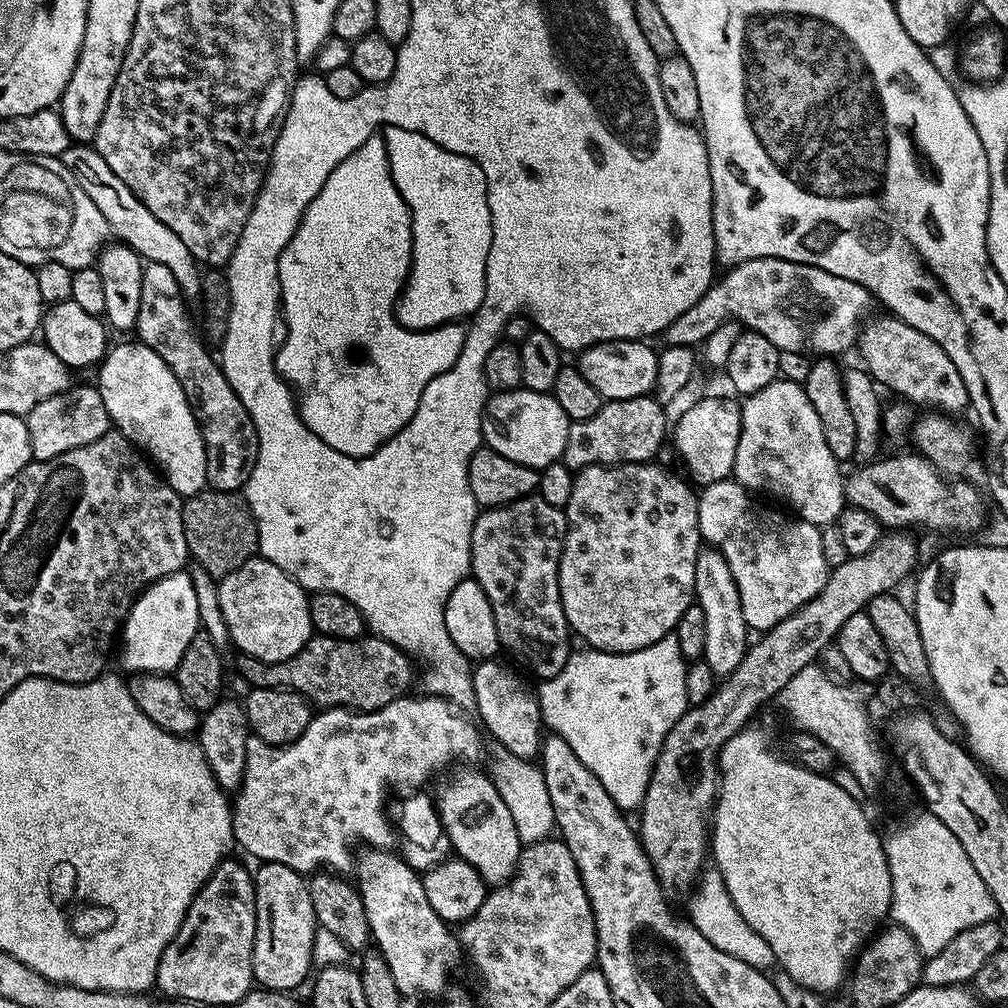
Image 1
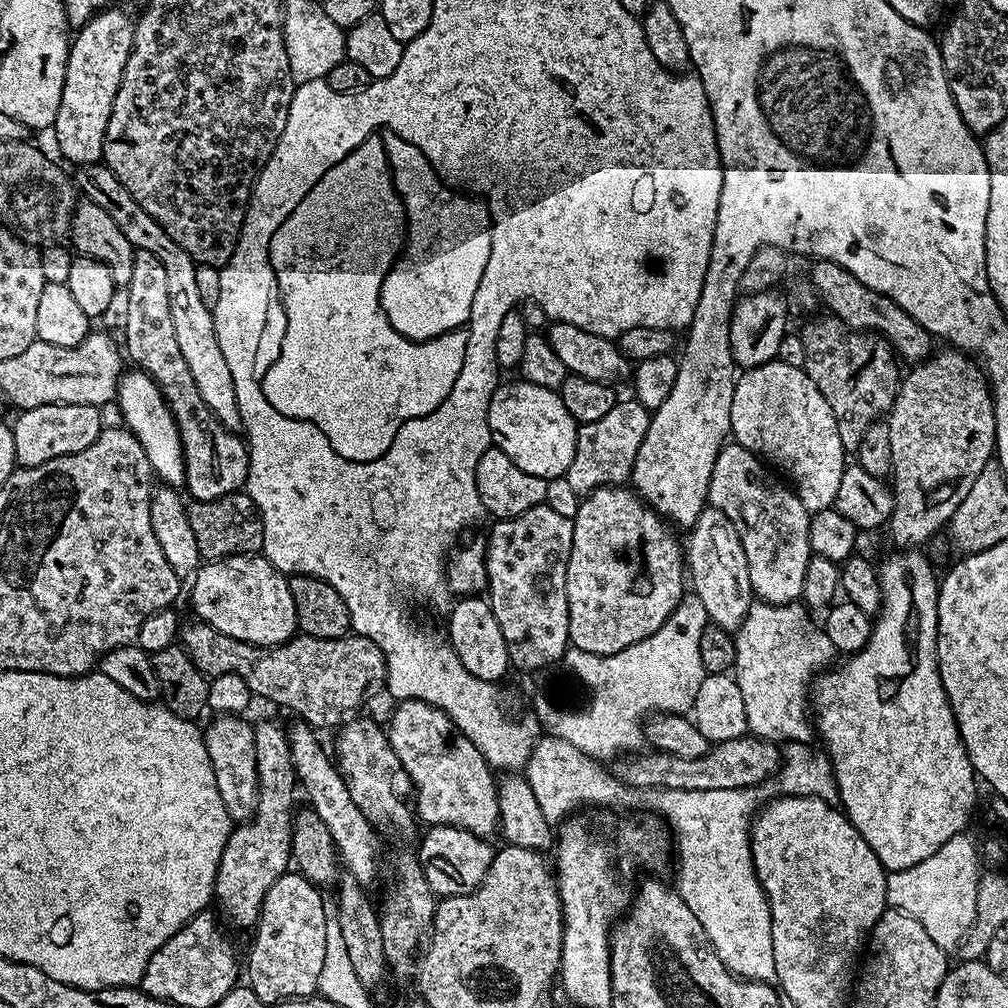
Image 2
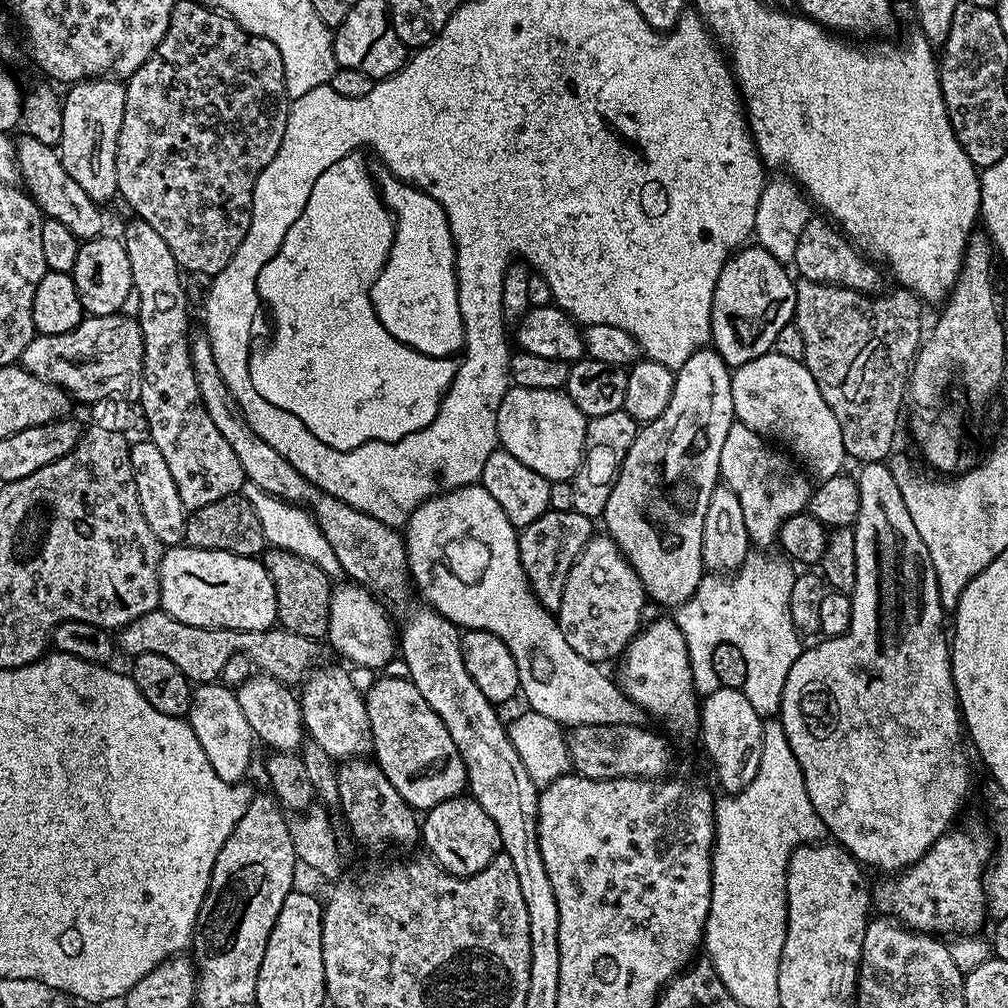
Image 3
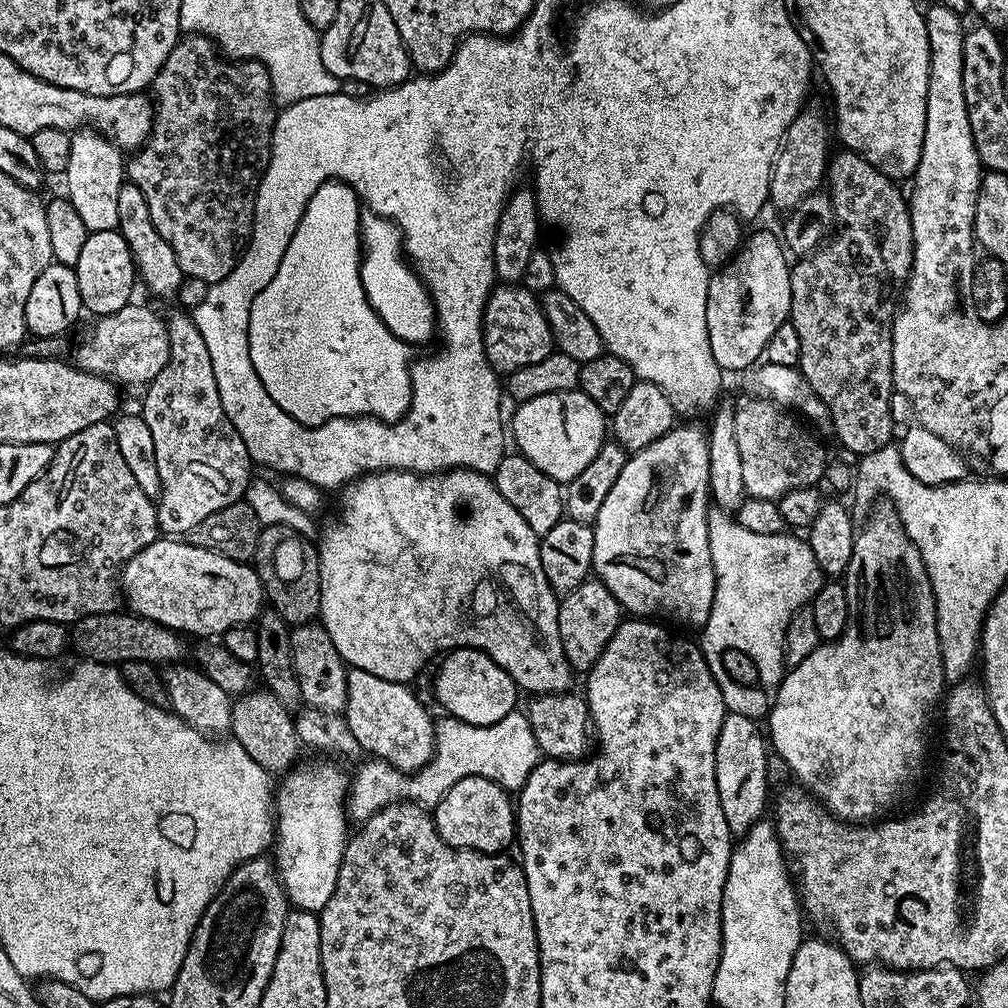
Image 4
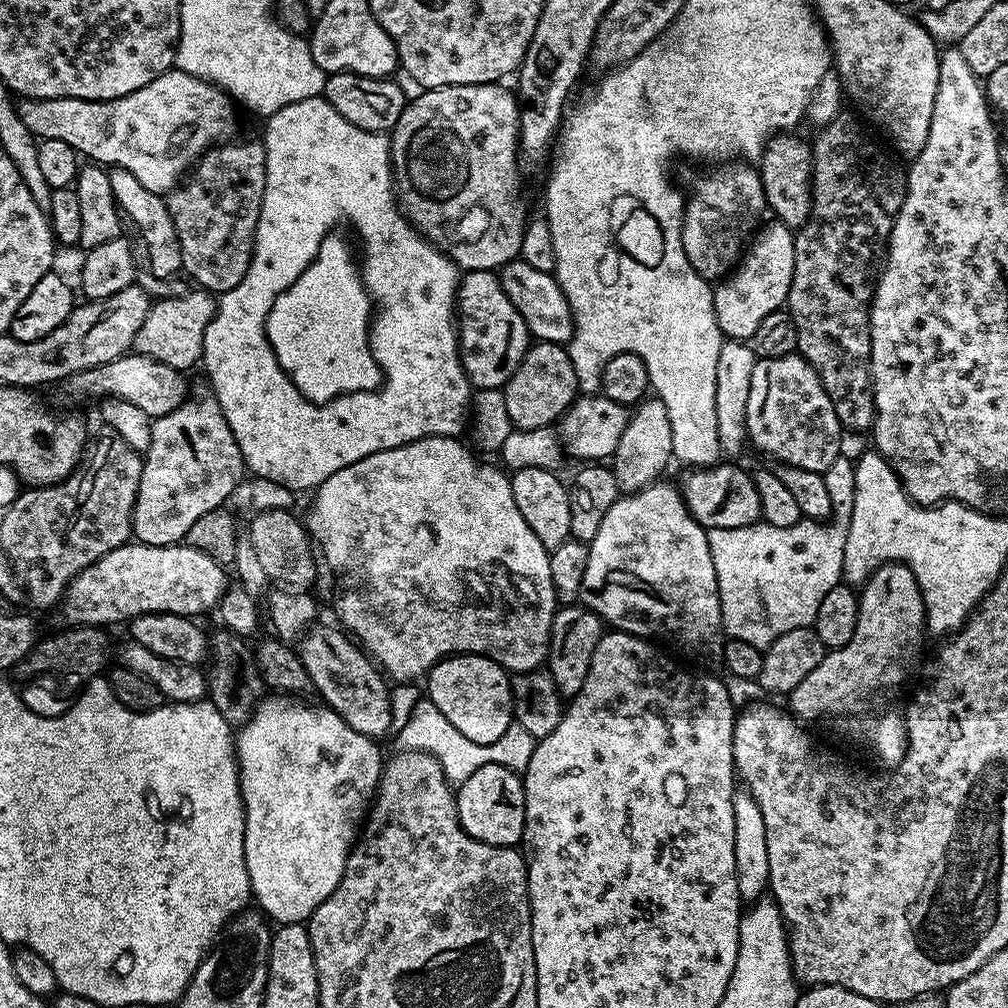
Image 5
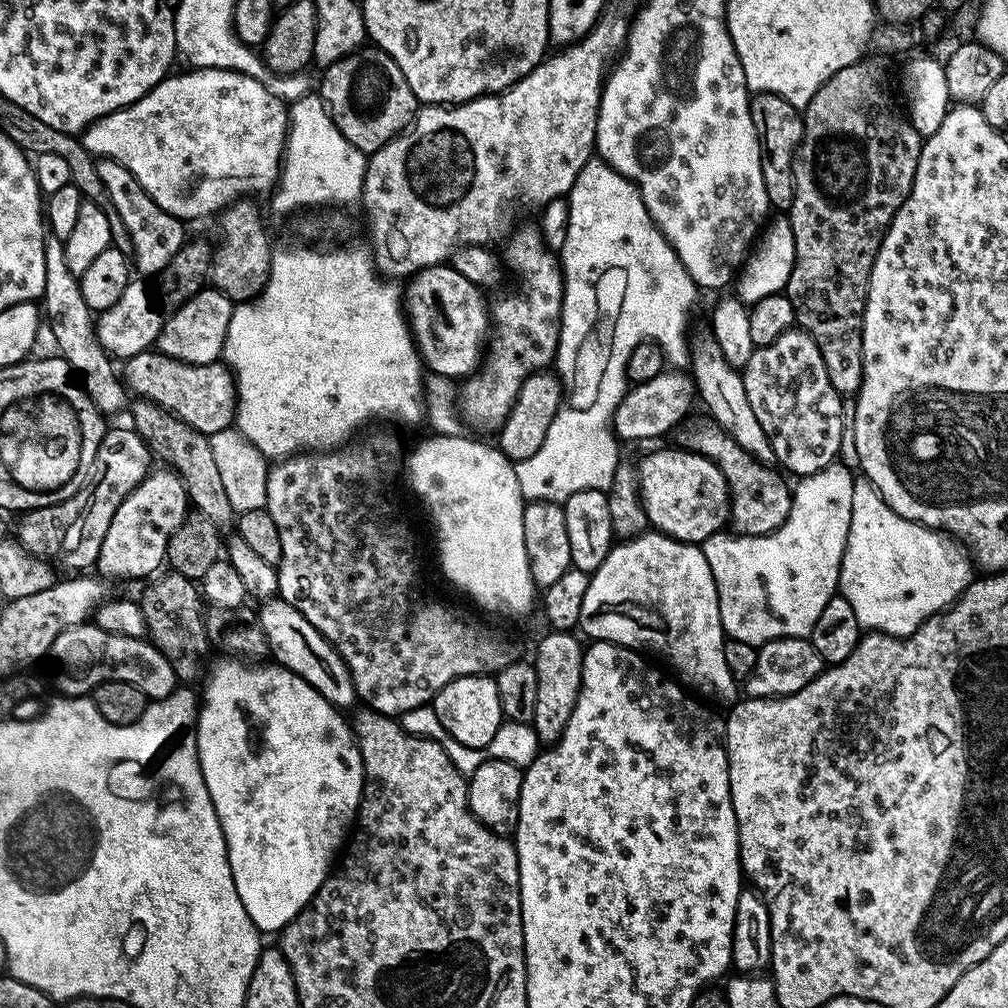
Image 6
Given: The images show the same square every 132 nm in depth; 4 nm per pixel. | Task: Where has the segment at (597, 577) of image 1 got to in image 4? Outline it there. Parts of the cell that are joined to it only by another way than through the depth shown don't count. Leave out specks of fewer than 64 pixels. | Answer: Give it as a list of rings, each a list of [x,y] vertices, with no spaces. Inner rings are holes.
[[[586,579],[574,591],[567,593],[560,600],[558,630],[562,634],[562,650],[566,650],[569,666],[577,673],[587,674],[598,662],[602,650],[606,650],[610,638],[614,638],[621,619],[620,603],[599,579]]]

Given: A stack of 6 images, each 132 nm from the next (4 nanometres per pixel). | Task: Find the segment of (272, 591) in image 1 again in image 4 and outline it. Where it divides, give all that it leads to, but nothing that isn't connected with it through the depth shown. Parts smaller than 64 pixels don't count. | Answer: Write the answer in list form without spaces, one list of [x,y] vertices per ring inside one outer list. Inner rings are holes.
[[[157,538],[150,546],[146,546],[138,554],[134,554],[134,558],[127,560],[124,567],[120,569],[118,573],[118,584],[122,589],[123,603],[125,600],[128,603],[125,605],[131,611],[135,612],[137,616],[145,616],[148,620],[158,622],[163,628],[172,628],[178,633],[187,634],[189,637],[191,637],[190,635],[200,636],[196,638],[220,638],[223,637],[225,632],[229,632],[231,628],[251,625],[256,617],[260,615],[266,604],[264,583],[260,581],[260,575],[256,573],[255,567],[251,563],[231,560],[222,554],[211,552],[205,548],[199,548],[180,538]]]

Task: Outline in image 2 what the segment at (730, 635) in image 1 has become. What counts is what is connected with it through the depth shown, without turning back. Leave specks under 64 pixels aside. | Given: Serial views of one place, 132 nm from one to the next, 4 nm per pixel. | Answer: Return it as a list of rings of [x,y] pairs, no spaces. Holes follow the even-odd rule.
[[[705,506],[687,533],[688,544],[686,540],[686,572],[690,577],[691,591],[702,602],[709,621],[725,630],[739,629],[748,607],[754,602],[750,570],[746,566],[746,550],[742,550],[736,525],[726,518],[726,514],[722,514],[722,510]]]

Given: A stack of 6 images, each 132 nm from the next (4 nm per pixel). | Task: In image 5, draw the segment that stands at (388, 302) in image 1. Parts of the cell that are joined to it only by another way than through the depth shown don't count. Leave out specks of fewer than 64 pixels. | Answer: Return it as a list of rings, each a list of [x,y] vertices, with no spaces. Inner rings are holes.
[[[329,234],[322,242],[322,246],[318,250],[318,254],[310,262],[308,269],[285,290],[282,295],[274,302],[274,306],[270,310],[270,314],[266,318],[266,326],[264,333],[268,335],[268,345],[274,350],[274,354],[280,363],[280,369],[285,372],[297,390],[309,400],[312,404],[325,404],[339,396],[349,396],[355,392],[375,392],[381,387],[382,377],[380,367],[372,353],[372,347],[368,345],[368,333],[374,315],[374,301],[368,294],[367,288],[364,287],[361,269],[352,261],[352,252],[348,249],[348,244],[342,237],[337,234]]]

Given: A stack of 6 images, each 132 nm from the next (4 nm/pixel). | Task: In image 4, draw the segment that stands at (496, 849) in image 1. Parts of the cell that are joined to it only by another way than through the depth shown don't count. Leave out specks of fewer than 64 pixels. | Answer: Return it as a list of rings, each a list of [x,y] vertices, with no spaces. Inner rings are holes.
[[[348,668],[348,697],[342,709],[342,715],[348,721],[350,734],[358,738],[361,749],[373,757],[385,760],[403,772],[417,772],[432,761],[432,751],[436,748],[436,726],[434,716],[424,709],[424,704],[411,692],[408,684],[386,682],[386,678],[377,678],[375,674],[366,674],[366,670]]]

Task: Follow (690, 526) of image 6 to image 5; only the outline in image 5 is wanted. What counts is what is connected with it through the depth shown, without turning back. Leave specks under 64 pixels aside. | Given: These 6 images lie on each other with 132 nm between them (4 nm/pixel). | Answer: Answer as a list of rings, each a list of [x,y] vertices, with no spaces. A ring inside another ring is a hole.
[[[716,462],[685,472],[688,473],[684,481],[678,484],[680,497],[701,528],[751,528],[761,519],[758,490],[751,475],[747,471],[744,473],[736,462]]]

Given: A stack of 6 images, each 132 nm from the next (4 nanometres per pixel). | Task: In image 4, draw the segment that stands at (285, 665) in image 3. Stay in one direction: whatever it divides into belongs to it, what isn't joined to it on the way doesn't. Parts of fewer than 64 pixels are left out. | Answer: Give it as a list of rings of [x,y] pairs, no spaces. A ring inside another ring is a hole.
[[[117,610],[114,612],[103,612],[87,616],[84,620],[77,620],[74,625],[74,648],[81,653],[83,659],[102,662],[103,664],[115,664],[117,666],[126,662],[138,662],[139,660],[148,660],[151,664],[157,666],[167,666],[170,664],[181,663],[184,656],[185,637],[172,628],[163,628],[158,622],[148,620],[145,616],[137,616],[131,610]]]

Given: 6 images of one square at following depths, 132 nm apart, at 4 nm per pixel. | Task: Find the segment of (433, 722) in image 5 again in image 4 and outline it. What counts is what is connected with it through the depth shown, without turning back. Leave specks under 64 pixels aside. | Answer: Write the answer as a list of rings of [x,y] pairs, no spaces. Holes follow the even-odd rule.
[[[514,710],[510,714],[506,714],[506,718],[502,718],[502,722],[494,722],[490,726],[470,726],[466,722],[462,722],[458,718],[454,718],[453,716],[444,714],[435,721],[436,726],[436,748],[432,751],[432,761],[428,763],[424,768],[419,768],[417,772],[403,772],[402,770],[398,770],[394,767],[390,762],[386,762],[385,760],[379,758],[368,758],[368,761],[365,762],[364,765],[361,766],[360,769],[357,770],[356,776],[351,777],[350,787],[348,789],[348,795],[346,797],[346,815],[349,821],[352,822],[363,822],[365,820],[369,820],[370,817],[376,812],[380,812],[387,806],[387,804],[402,804],[402,803],[410,803],[410,804],[419,804],[429,810],[435,809],[436,804],[442,797],[444,797],[447,792],[450,790],[450,786],[454,786],[454,782],[462,782],[462,778],[466,778],[467,776],[481,776],[482,778],[490,778],[494,783],[500,784],[506,789],[509,793],[516,794],[519,793],[520,789],[524,787],[524,783],[528,781],[530,778],[530,774],[533,770],[535,770],[536,765],[540,763],[542,759],[542,753],[540,751],[540,747],[538,746],[538,742],[535,741],[534,738],[534,730],[530,728],[530,722],[528,721],[527,715],[523,711]]]

